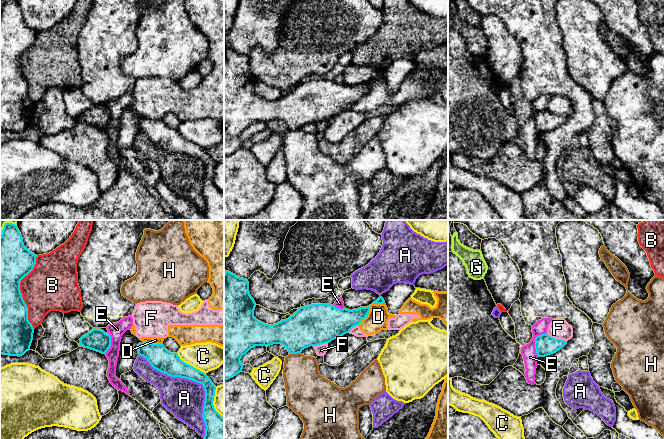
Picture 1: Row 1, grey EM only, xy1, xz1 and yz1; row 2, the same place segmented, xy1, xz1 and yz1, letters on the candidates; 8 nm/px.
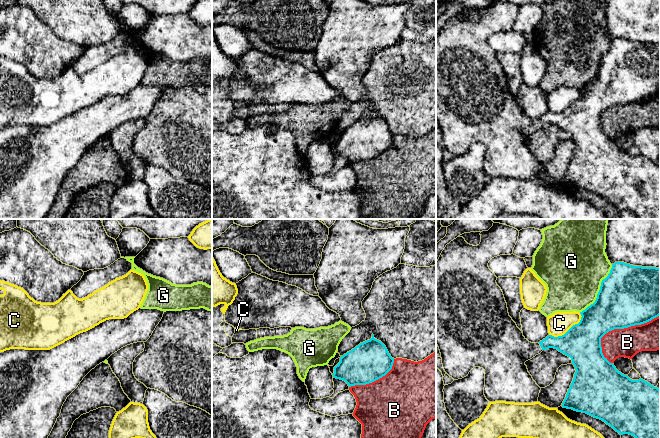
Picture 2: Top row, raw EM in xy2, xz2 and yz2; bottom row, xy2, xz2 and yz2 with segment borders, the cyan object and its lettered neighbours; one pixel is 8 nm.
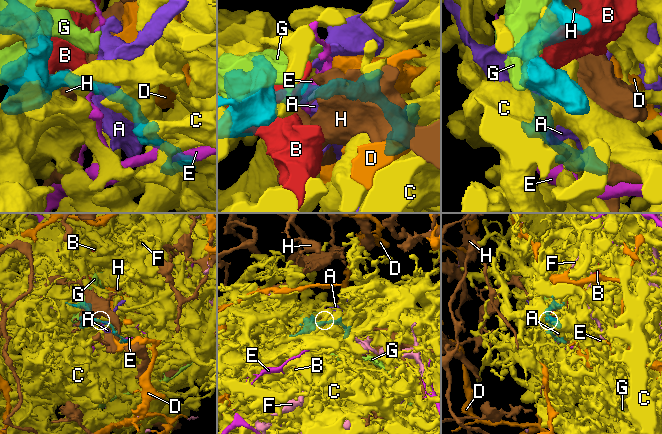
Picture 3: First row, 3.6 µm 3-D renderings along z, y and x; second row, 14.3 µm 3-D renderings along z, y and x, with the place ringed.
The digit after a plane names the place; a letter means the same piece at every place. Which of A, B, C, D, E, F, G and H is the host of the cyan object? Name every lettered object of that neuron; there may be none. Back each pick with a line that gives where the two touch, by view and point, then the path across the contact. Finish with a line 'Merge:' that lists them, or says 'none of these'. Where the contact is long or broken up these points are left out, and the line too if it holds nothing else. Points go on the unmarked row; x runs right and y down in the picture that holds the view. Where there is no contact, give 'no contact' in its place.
Merge: none of these

